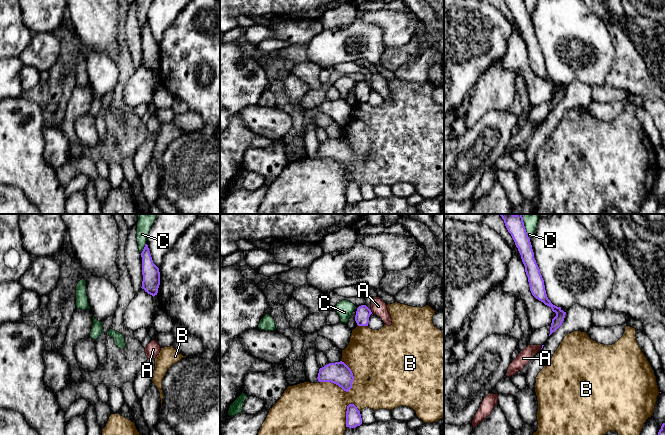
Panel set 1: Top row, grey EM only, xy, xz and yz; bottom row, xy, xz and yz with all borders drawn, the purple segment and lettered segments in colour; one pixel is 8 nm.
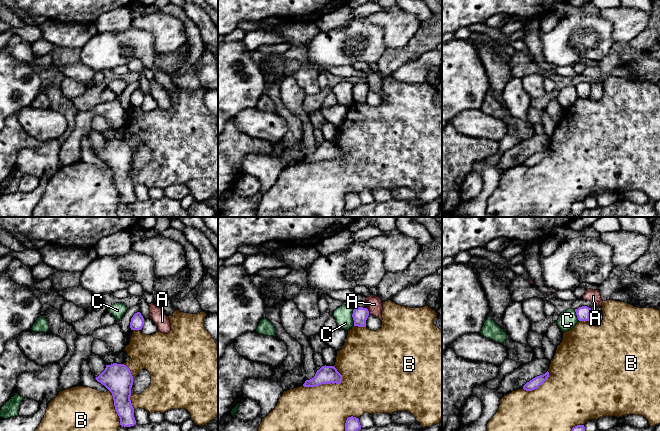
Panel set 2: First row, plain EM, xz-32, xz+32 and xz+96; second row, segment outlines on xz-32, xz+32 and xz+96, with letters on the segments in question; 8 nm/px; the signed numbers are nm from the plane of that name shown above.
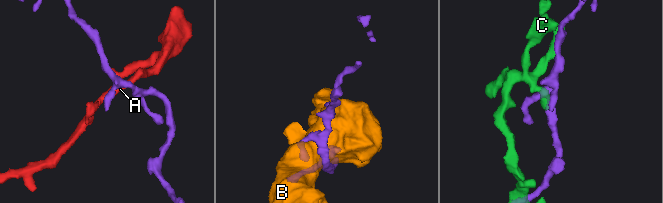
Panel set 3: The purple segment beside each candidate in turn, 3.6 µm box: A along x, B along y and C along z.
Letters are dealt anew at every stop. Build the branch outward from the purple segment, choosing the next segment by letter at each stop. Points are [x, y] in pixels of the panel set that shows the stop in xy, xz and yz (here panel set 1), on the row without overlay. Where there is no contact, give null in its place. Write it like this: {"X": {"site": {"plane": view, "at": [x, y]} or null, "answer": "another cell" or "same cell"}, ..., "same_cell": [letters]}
{"A": {"site": {"plane": "xz", "at": [370, 87]}, "answer": "another cell"}, "B": {"site": {"plane": "xz", "at": [341, 163]}, "answer": "another cell"}, "C": {"site": {"plane": "yz", "at": [525, 7]}, "answer": "another cell"}, "same_cell": []}

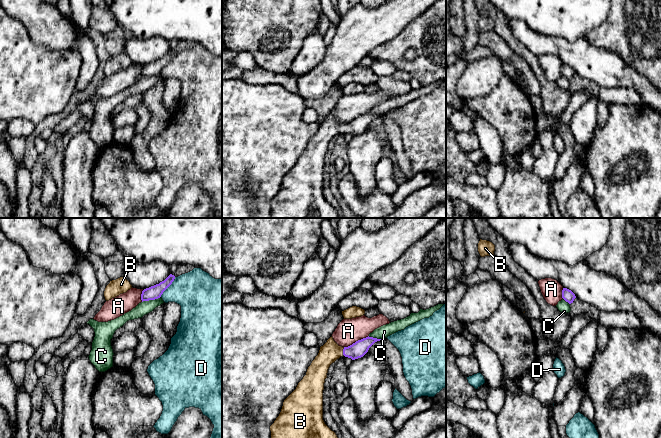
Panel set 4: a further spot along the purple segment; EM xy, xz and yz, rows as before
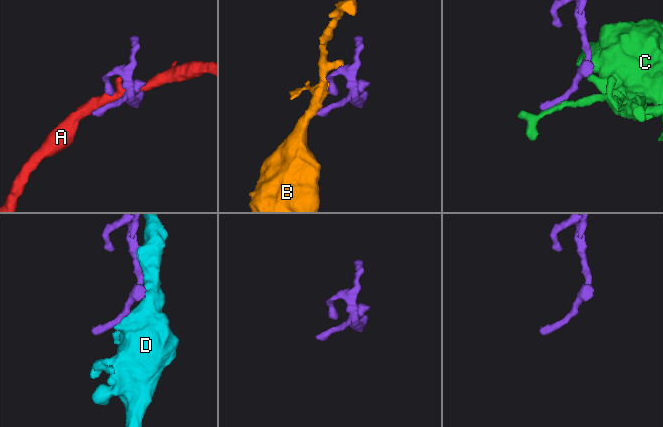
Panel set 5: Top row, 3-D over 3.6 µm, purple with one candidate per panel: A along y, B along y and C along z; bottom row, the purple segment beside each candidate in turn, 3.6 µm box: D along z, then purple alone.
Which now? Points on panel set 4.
{"A": {"site": {"plane": "xz", "at": [356, 117]}, "answer": "another cell"}, "B": {"site": {"plane": "xz", "at": [343, 127]}, "answer": "same cell"}, "C": {"site": {"plane": "xy", "at": [151, 75]}, "answer": "another cell"}, "D": {"site": {"plane": "xy", "at": [168, 62]}, "answer": "another cell"}, "same_cell": ["B"]}

